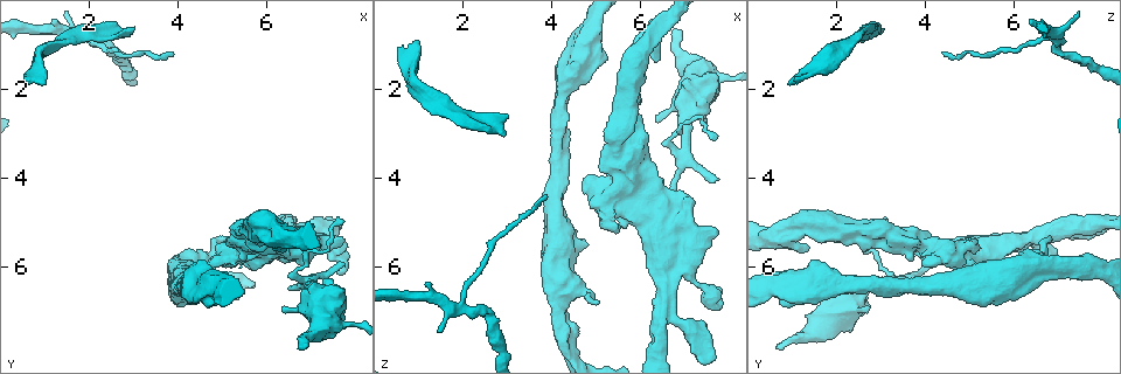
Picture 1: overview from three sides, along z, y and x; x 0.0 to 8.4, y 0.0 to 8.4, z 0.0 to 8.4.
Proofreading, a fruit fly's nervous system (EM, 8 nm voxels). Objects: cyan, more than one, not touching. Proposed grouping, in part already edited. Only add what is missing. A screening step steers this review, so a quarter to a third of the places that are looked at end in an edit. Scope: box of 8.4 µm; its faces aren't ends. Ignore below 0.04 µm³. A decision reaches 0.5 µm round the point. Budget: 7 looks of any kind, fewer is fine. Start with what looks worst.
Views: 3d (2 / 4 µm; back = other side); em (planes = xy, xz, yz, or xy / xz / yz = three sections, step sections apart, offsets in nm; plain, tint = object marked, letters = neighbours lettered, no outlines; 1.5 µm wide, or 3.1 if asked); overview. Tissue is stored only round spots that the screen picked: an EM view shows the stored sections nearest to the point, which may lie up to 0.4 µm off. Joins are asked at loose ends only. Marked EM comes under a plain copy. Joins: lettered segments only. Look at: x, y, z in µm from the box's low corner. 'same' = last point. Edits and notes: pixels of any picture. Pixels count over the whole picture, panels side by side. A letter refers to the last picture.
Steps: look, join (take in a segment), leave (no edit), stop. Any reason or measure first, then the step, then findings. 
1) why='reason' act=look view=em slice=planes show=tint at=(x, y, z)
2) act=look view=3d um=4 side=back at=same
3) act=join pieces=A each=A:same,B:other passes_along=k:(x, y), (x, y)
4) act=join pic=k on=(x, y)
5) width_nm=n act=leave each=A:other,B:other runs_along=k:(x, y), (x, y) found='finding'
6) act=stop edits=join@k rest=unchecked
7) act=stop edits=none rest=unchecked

why='free end' act=look view=3d um=2 at=(7.80, 5.35, 5.20)

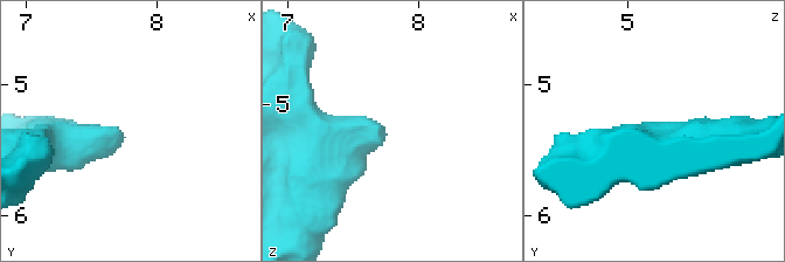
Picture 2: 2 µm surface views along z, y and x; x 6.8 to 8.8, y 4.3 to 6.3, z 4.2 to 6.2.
why='now the EM' act=look view=em slice=planes show=letters at=(7.74, 5.40, 5.26)

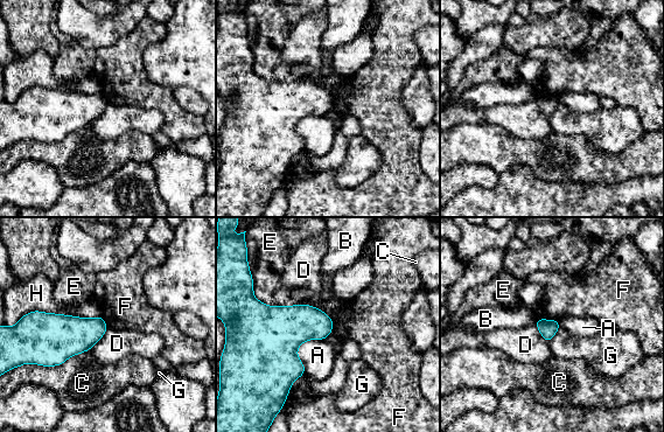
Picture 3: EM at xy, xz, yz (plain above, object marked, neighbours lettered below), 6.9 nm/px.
longest_contact=H:500nm act=leave each=A:other,B:other,C:other,D:other,E:other,F:other,G:other,H:other border=3:(303, 374), (293, 382), (286, 397) found='no lettered segment goes on from it'

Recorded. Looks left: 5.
why='free end' act=look view=em slice=yz step=4 show=letters at=(0.55, 1.75, 1.05)

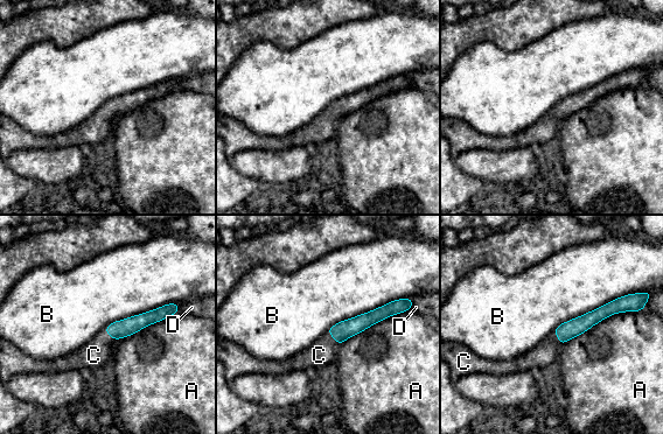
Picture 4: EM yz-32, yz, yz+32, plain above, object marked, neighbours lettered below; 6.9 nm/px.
why='cut it another way' act=look view=em slice=planes show=letters at=same

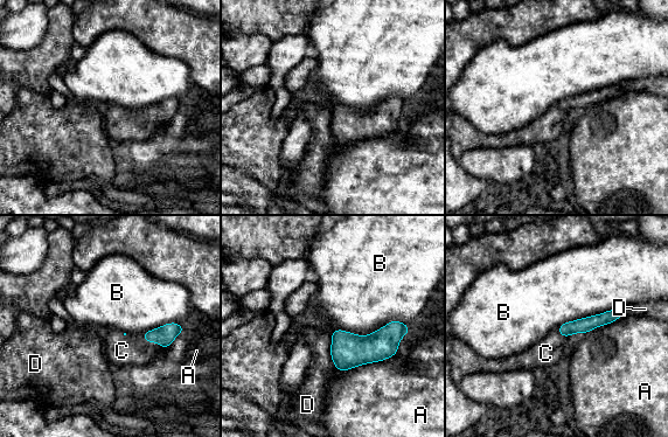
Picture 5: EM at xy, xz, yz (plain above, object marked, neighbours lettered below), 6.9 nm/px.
act=join pieces=C each=A:other,B:other,C:same,D:other passes_along=5:(164, 335), (152, 341), (122, 351) found='it goes on there'

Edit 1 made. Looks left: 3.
why='branch stops here' act=look view=em slice=xz step=4 show=tint at=(6.85, 7.80, 0.65)

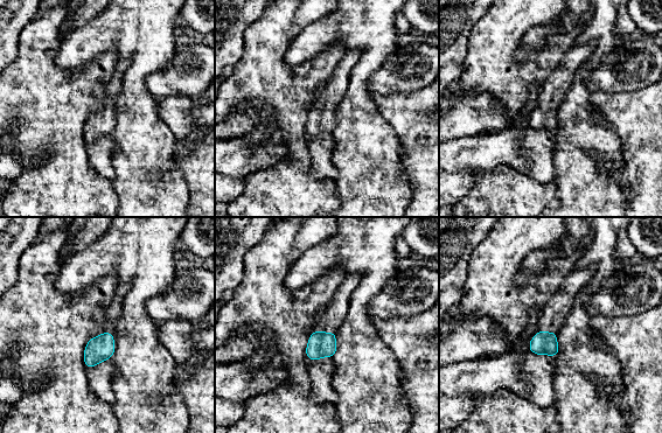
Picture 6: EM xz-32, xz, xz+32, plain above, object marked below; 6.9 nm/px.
act=look view=em slice=planes show=letters at=same

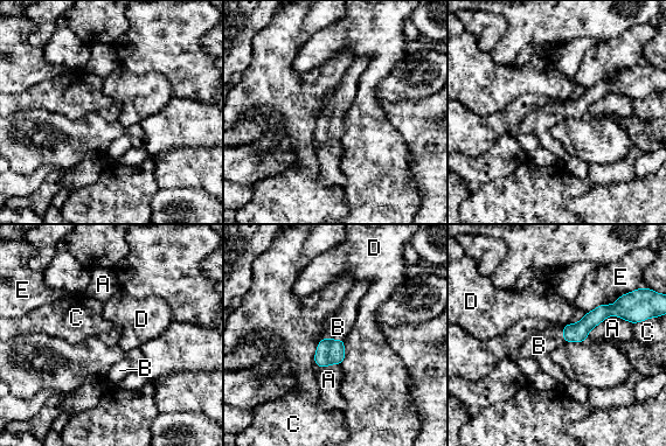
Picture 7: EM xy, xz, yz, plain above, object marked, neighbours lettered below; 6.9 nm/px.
width_nm=130 act=join pieces=B each=A:other,B:same,C:other,D:other,E:other found='it goes on there'

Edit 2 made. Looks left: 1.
act=stop edits=join@5,join@7 rest=unchecked

